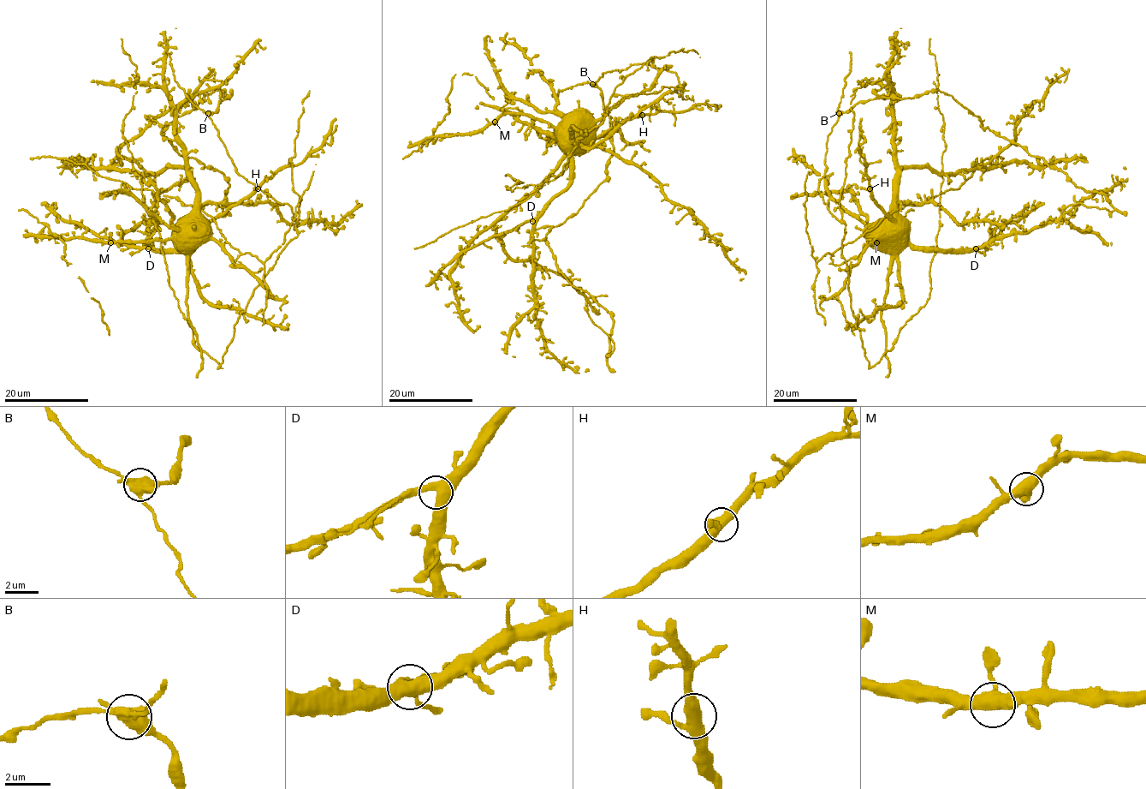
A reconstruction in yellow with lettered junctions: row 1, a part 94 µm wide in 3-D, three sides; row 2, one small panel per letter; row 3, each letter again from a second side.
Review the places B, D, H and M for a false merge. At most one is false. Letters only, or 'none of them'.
B

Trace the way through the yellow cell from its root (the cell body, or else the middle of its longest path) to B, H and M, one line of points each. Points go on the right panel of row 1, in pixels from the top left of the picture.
B: (888, 228), (887, 350), (871, 367), (851, 309), (845, 223), (818, 191), (839, 112)
H: (888, 228), (893, 219), (873, 200), (869, 188)
M: (888, 228), (882, 231), (879, 240), (868, 241), (876, 242)

